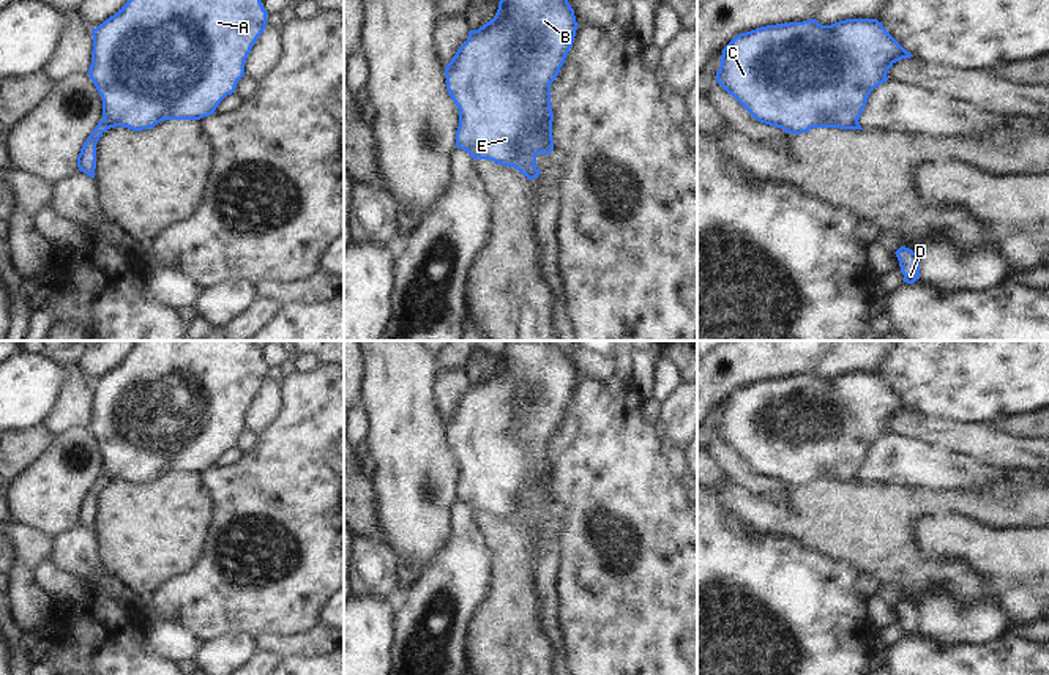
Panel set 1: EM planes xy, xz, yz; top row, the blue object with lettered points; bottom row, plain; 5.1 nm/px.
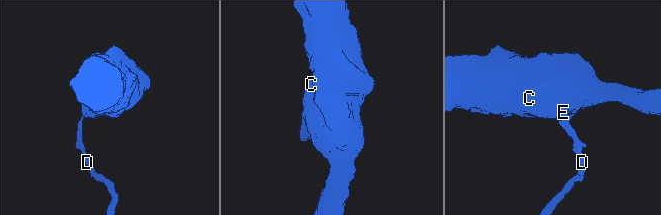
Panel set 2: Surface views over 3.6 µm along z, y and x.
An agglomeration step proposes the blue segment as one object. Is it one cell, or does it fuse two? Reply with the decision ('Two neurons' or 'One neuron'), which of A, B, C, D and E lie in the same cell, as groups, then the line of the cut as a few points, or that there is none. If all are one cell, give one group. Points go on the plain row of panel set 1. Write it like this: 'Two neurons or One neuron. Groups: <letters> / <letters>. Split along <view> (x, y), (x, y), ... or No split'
Two neurons. Groups: A B C E / D. Split along xy (104, 472), (111, 480).

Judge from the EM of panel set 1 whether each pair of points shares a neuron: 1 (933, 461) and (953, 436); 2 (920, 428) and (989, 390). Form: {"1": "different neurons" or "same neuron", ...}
{"1": "different neurons", "2": "different neurons"}

